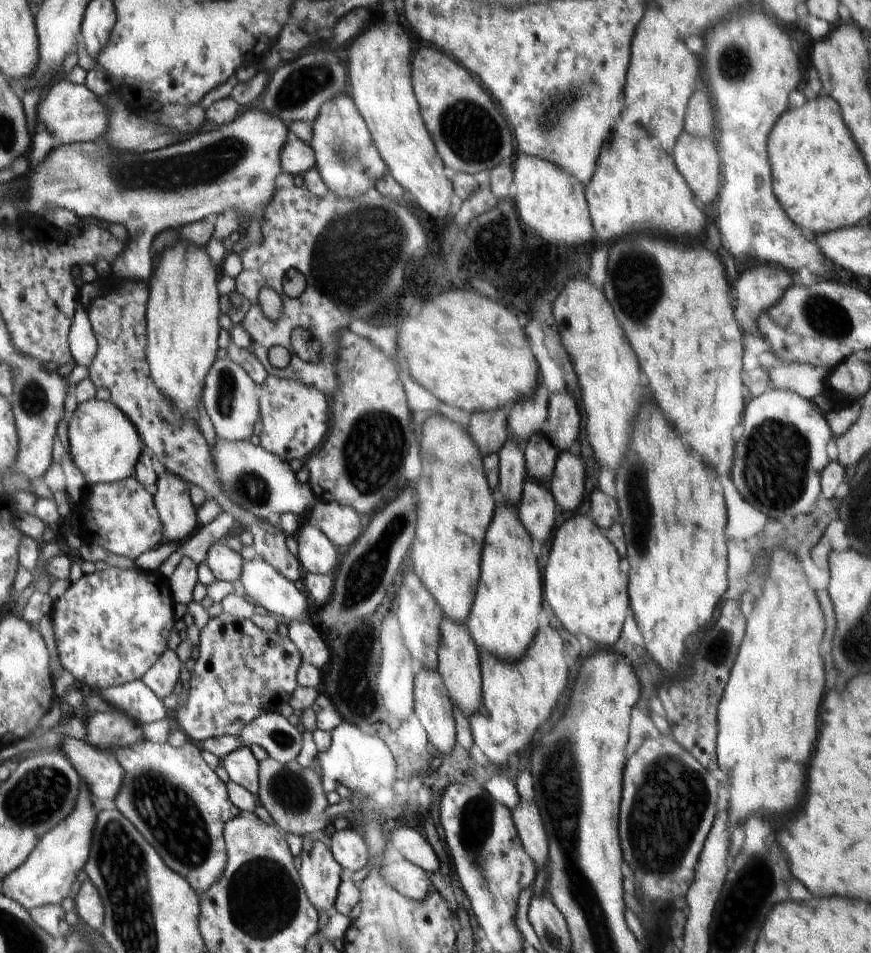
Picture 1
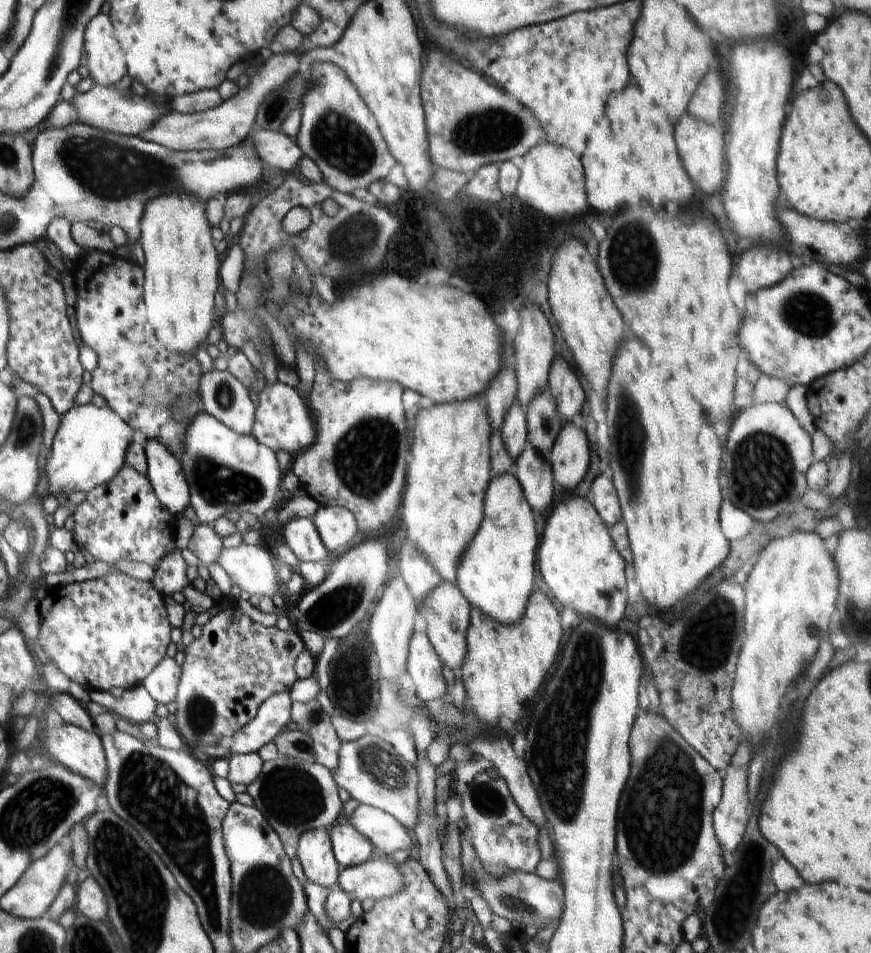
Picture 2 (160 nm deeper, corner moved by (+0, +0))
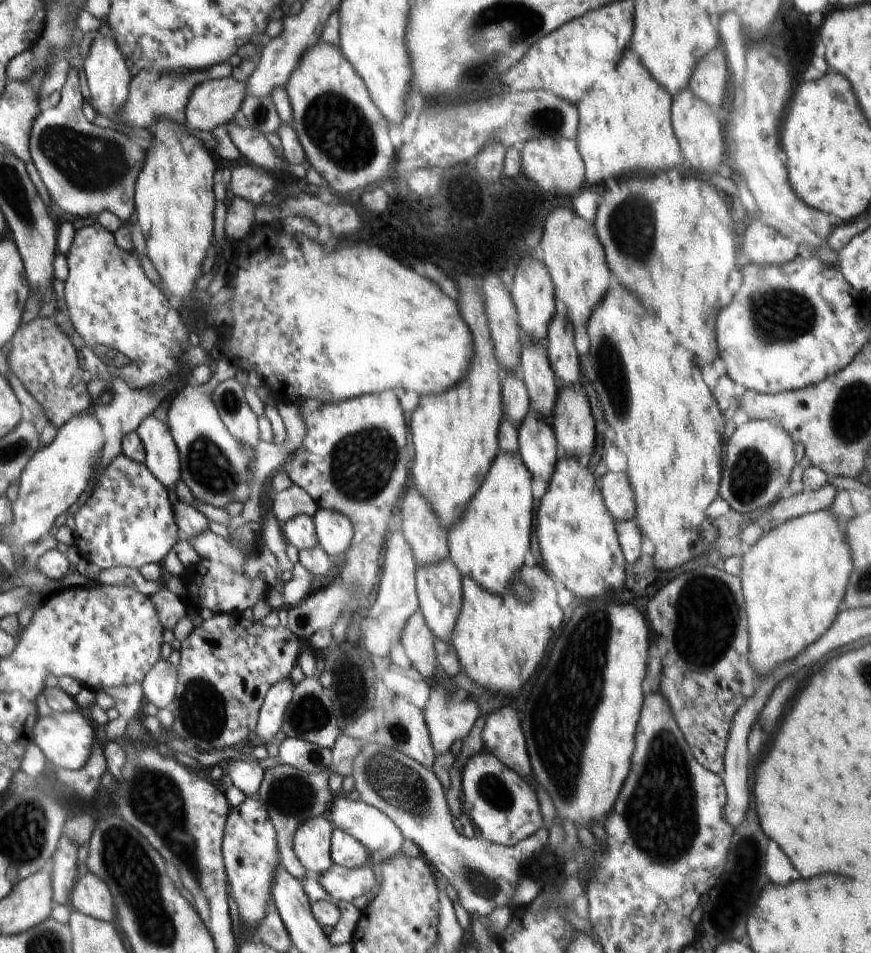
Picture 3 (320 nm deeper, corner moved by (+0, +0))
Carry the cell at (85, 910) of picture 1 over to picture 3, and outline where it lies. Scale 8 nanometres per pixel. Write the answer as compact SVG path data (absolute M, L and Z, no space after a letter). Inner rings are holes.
M92 872L80 876L75 884L70 907L86 916L117 923L117 912L111 889Z

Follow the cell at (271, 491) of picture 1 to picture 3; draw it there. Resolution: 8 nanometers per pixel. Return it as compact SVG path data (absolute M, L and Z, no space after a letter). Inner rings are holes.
M212 378L204 384L191 382L170 401L167 426L178 445L182 458L182 480L190 488L195 500L202 500L216 508L224 508L232 501L246 502L252 478L254 447L239 443L226 428L213 403L213 391L220 380Z

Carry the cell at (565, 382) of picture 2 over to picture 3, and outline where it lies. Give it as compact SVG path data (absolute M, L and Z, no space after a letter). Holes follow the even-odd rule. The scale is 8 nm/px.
M557 310L547 328L547 355L558 385L580 384L579 354L574 347L574 325Z

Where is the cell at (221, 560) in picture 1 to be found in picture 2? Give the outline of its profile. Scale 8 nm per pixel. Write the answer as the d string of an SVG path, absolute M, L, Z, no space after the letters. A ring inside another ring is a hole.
M192 520L194 530L188 540L187 547L198 557L200 564L207 566L218 563L218 555L222 541L218 533L209 524Z

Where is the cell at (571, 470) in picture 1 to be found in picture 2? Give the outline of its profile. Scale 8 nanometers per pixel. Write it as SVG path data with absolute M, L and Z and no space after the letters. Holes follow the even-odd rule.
M570 421L563 422L547 459L553 470L553 478L565 490L574 490L591 466L590 447L584 430Z

